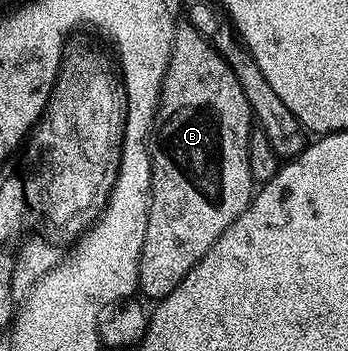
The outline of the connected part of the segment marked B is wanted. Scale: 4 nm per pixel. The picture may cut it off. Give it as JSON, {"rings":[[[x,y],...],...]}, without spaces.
{"rings":[[[180,24],[172,41],[172,55],[160,85],[160,102],[150,131],[152,155],[152,199],[146,220],[146,240],[140,257],[139,293],[145,299],[170,296],[178,284],[210,252],[210,248],[242,216],[254,197],[254,183],[248,163],[248,138],[254,129],[254,115],[238,76],[226,60],[191,24]]]}

